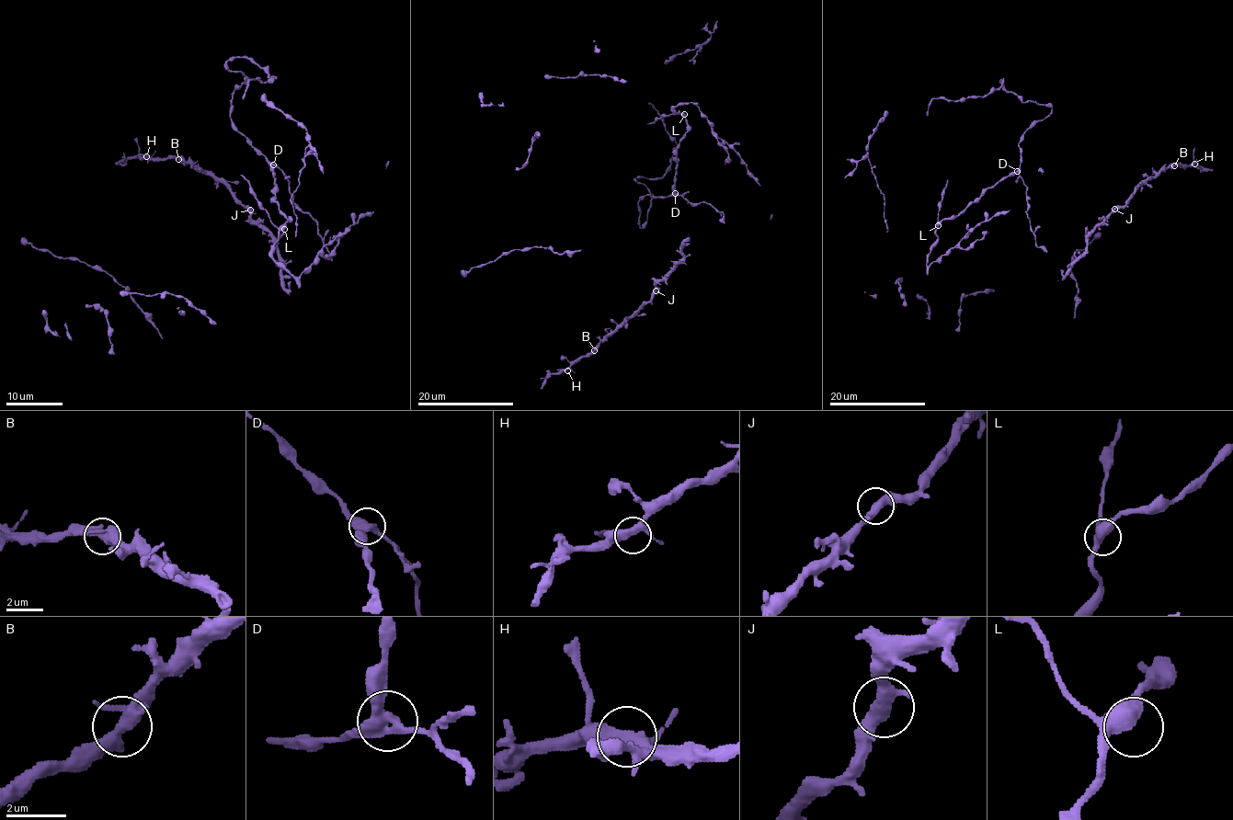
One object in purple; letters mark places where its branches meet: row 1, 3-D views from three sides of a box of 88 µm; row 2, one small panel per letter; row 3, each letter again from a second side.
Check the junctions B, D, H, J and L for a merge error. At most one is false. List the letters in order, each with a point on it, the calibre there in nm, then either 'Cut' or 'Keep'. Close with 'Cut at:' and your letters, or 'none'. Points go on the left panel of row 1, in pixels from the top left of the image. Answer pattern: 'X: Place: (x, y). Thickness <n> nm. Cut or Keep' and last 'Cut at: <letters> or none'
B: Place: (178, 159). Thickness 400 nm. Keep
D: Place: (273, 165). Thickness 380 nm. Cut
H: Place: (146, 156). Thickness 400 nm. Keep
J: Place: (250, 210). Thickness 360 nm. Keep
L: Place: (284, 229). Thickness 420 nm. Keep
Cut at: D

